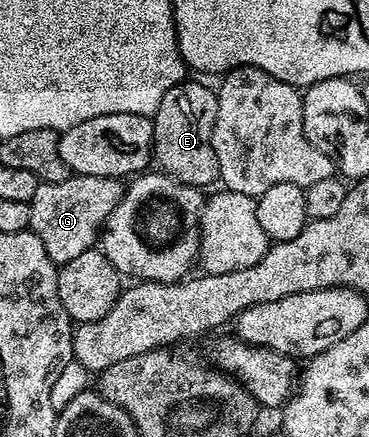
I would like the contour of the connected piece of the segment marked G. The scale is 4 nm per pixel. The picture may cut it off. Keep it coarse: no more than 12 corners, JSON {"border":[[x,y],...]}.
{"border":[[114,176],[41,182],[30,230],[57,265],[97,247]]}

